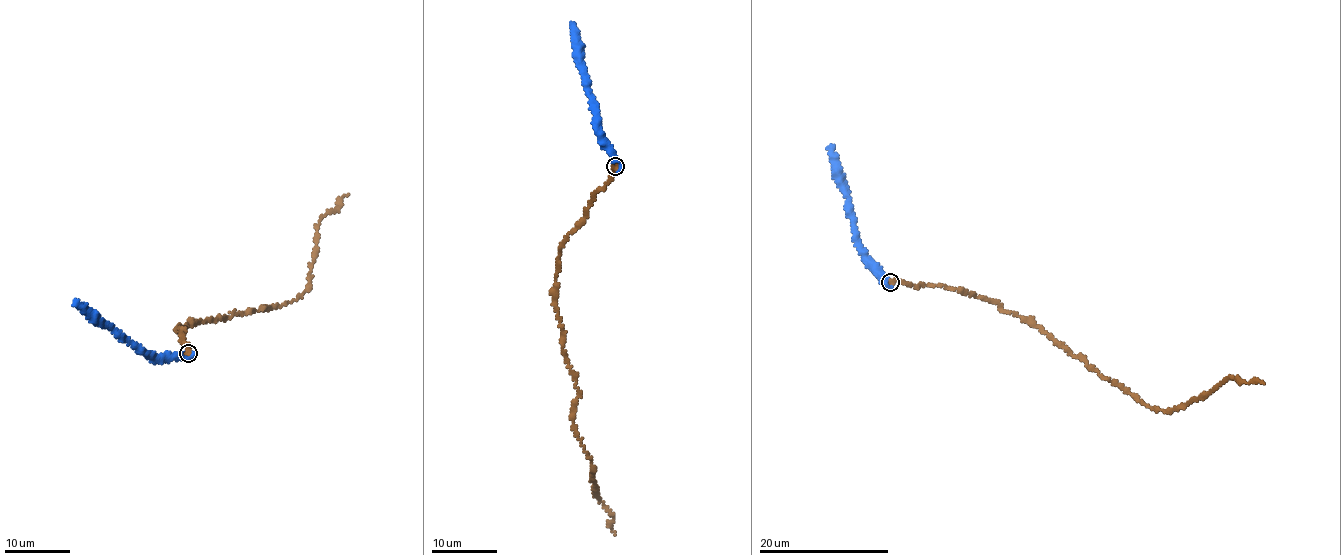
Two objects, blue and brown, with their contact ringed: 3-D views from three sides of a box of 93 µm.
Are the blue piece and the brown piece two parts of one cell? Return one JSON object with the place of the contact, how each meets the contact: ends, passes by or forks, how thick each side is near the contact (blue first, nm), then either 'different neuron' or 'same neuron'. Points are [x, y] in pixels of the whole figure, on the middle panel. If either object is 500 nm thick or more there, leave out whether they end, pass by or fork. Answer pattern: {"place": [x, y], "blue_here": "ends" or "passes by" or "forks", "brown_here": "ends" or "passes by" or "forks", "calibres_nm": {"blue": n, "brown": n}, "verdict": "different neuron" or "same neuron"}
{"place": [615, 166], "calibres_nm": {"blue": 500, "brown": 180}, "verdict": "different neuron"}

